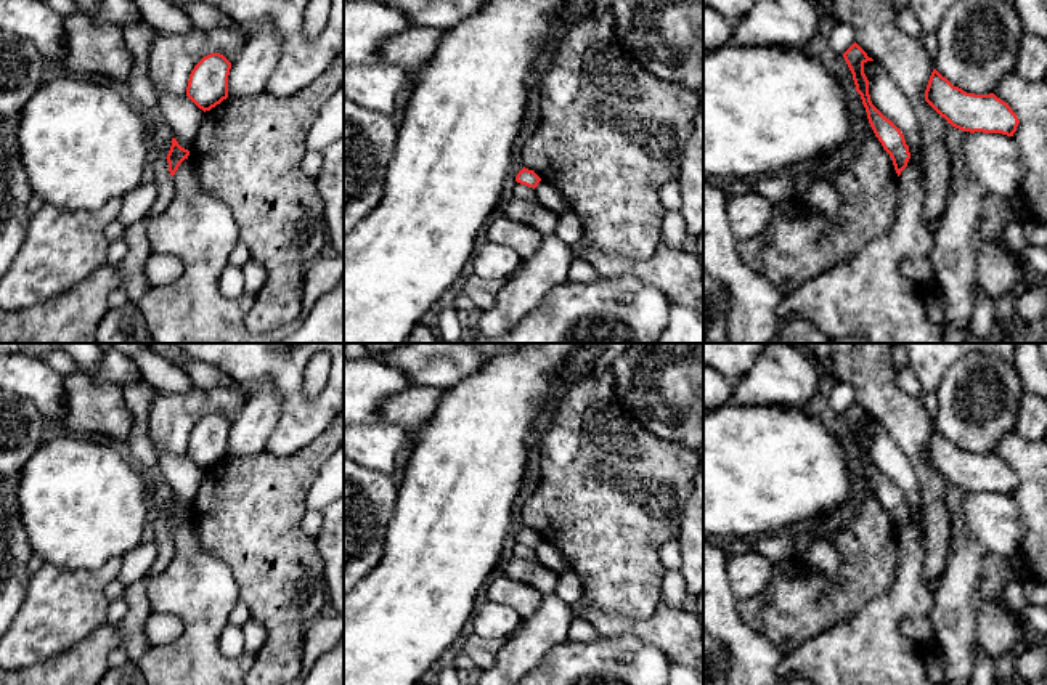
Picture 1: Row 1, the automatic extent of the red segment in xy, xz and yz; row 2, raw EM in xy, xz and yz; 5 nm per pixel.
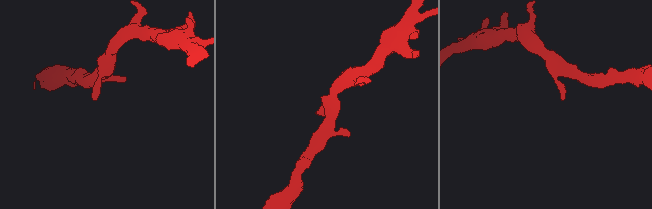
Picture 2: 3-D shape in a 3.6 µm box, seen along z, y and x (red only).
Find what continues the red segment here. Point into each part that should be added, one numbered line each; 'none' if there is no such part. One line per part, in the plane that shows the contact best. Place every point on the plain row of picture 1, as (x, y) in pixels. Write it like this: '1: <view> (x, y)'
none

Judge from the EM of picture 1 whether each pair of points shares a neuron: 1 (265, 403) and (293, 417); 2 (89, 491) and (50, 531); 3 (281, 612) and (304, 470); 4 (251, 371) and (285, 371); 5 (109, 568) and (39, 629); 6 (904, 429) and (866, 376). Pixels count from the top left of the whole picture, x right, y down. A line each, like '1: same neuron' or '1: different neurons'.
1: different neurons
2: same neuron
3: same neuron
4: same neuron
5: same neuron
6: same neuron

